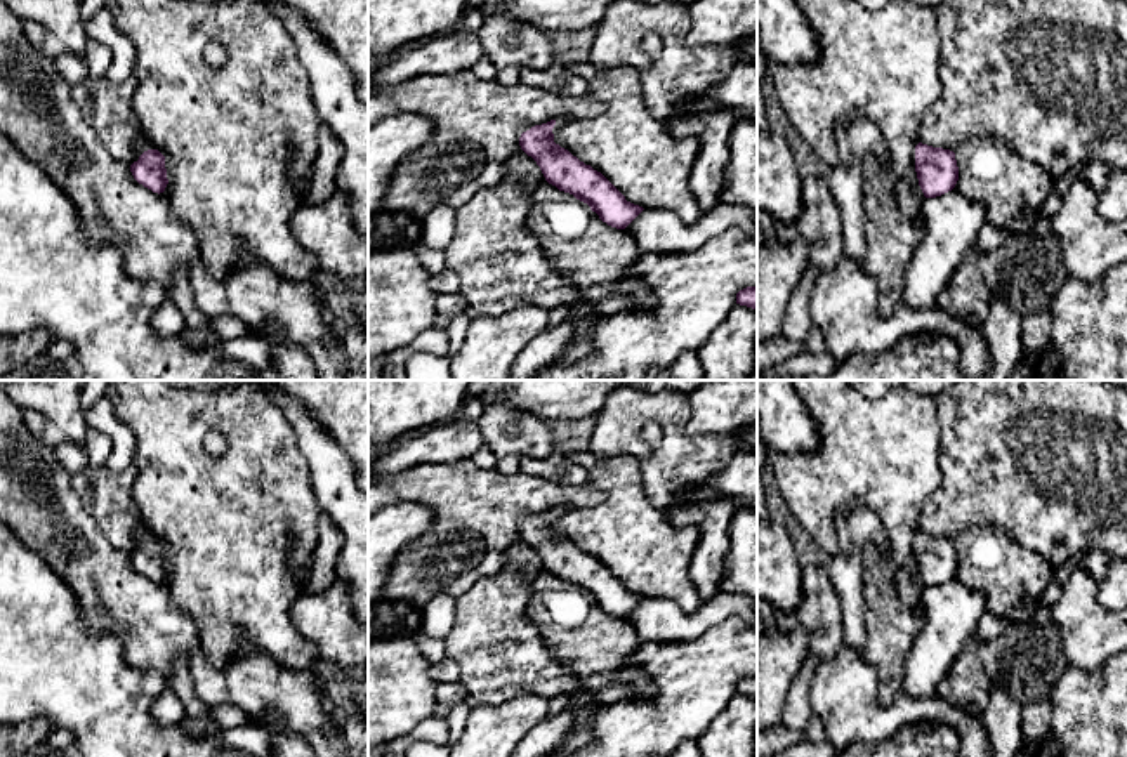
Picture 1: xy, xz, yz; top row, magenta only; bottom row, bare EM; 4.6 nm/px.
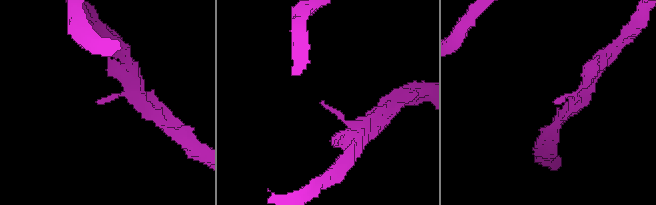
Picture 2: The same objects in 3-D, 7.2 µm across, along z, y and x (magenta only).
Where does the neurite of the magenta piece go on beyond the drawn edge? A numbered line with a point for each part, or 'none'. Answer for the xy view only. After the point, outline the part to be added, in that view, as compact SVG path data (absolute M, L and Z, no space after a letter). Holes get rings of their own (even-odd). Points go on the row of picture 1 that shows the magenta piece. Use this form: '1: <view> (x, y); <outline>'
1: xy (143, 144); M139 135L139 137L135 139L135 160L134 160L134 161L137 161L139 156L141 156L144 151L148 151L148 149L156 149L156 148L148 141L146 135ZM132 161L132 163L134 163L134 161ZM130 163L130 165L132 165L132 163Z

